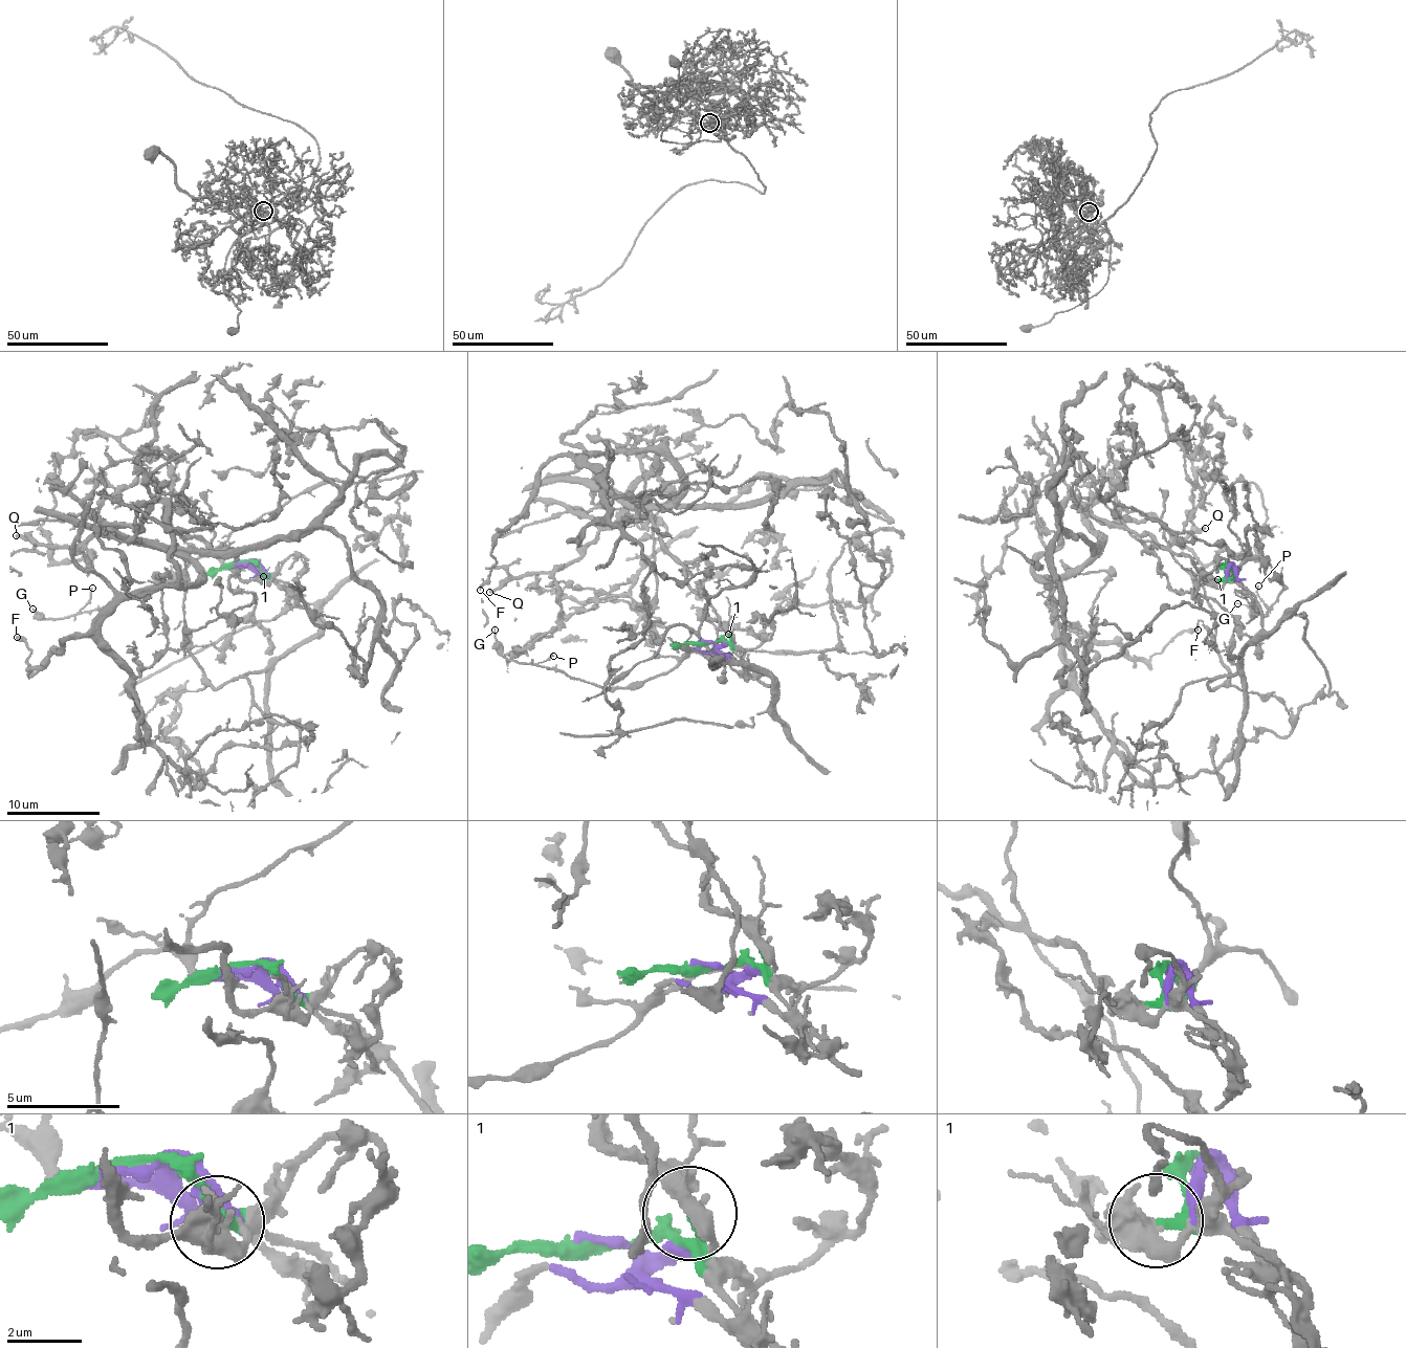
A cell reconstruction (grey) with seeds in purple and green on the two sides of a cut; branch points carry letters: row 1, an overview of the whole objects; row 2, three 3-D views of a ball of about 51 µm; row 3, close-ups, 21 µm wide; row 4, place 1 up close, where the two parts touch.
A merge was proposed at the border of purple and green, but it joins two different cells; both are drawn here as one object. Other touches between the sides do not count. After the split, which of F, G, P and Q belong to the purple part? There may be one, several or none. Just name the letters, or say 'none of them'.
G, P

